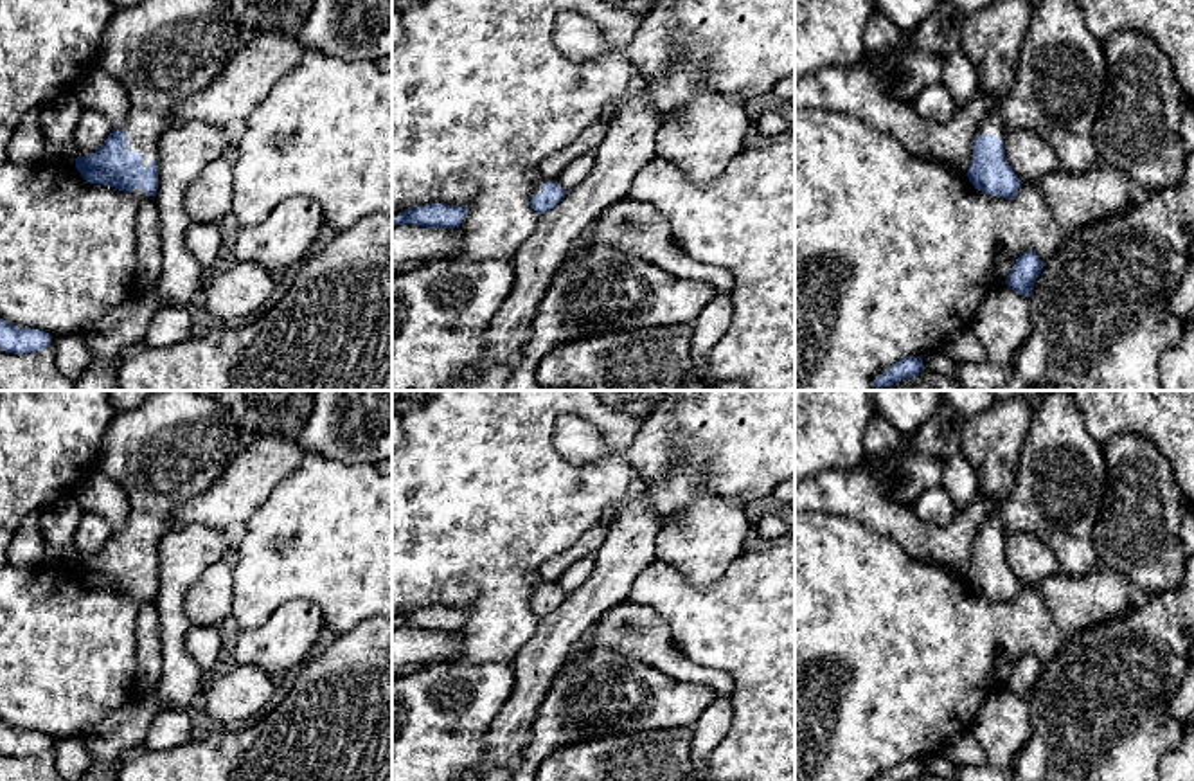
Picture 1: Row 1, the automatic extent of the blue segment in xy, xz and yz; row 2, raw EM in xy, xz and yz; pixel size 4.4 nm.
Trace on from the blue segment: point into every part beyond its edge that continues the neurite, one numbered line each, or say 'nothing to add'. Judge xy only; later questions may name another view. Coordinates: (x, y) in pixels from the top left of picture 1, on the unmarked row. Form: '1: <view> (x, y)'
1: xy (175, 445)

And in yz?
1: yz (991, 441)

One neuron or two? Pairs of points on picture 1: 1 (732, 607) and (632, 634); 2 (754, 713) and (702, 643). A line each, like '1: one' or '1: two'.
1: two
2: one

